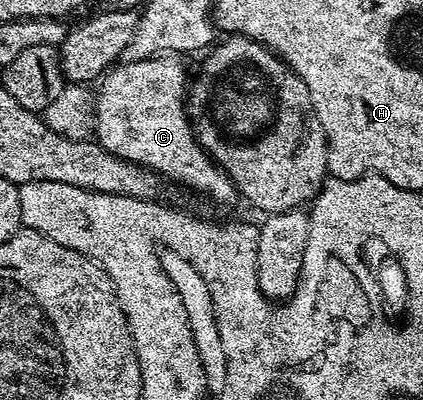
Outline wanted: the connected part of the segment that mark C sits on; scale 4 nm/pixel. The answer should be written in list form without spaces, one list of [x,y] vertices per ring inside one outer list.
[[[174,53],[153,55],[151,59],[131,58],[102,76],[102,88],[96,91],[96,142],[124,161],[158,172],[163,180],[175,179],[186,187],[206,191],[207,197],[218,203],[230,203],[236,199],[234,182],[198,144],[190,126],[186,114],[188,75],[186,79],[186,67],[178,59]]]

